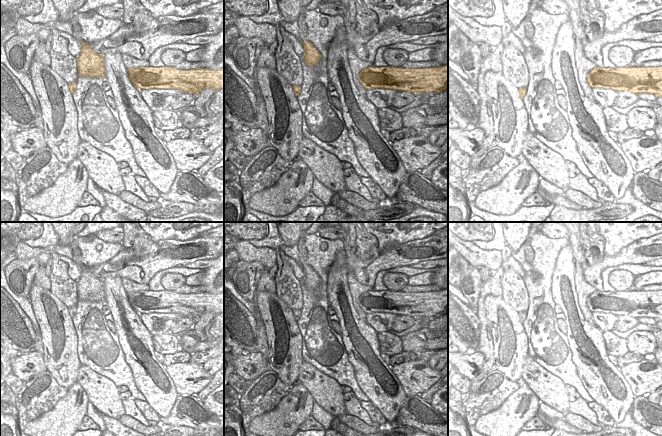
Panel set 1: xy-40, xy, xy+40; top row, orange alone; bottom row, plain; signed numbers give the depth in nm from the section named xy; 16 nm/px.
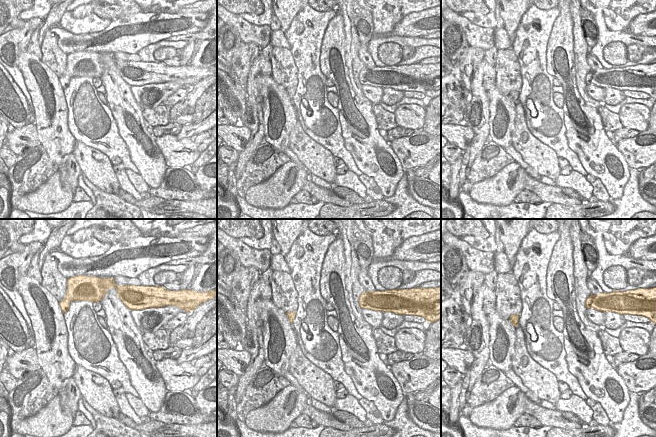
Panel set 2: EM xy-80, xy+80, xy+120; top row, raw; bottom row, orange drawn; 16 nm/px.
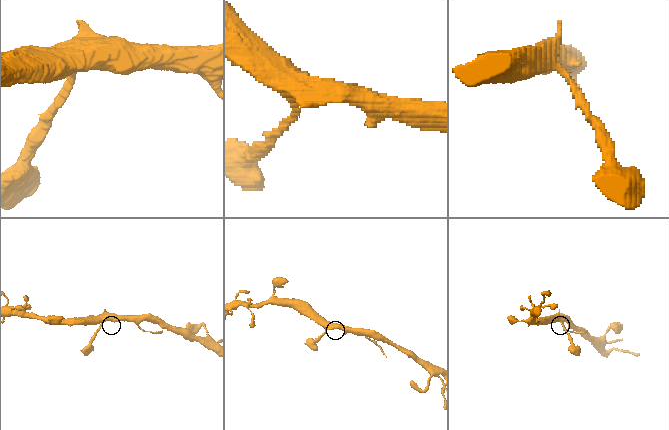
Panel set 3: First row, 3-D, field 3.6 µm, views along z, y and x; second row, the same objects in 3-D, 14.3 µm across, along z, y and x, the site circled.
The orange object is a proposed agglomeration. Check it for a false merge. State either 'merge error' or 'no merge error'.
no merge error

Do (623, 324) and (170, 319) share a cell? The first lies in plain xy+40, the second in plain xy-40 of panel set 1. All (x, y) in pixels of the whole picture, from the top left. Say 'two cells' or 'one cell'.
two cells

